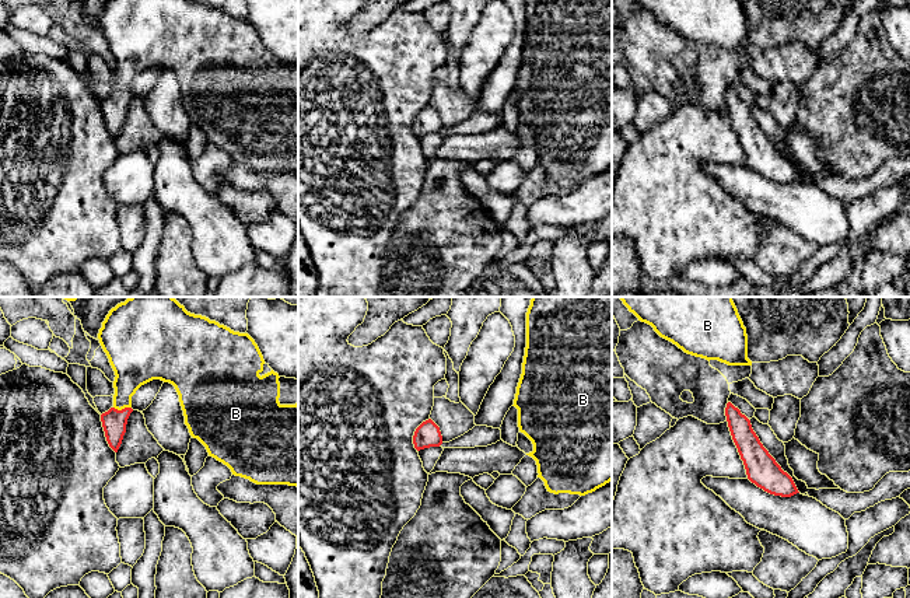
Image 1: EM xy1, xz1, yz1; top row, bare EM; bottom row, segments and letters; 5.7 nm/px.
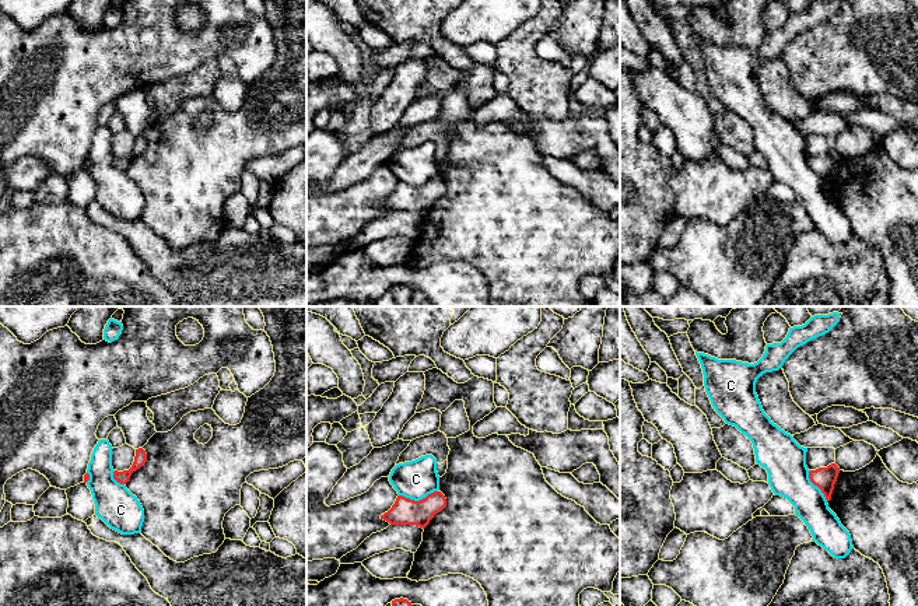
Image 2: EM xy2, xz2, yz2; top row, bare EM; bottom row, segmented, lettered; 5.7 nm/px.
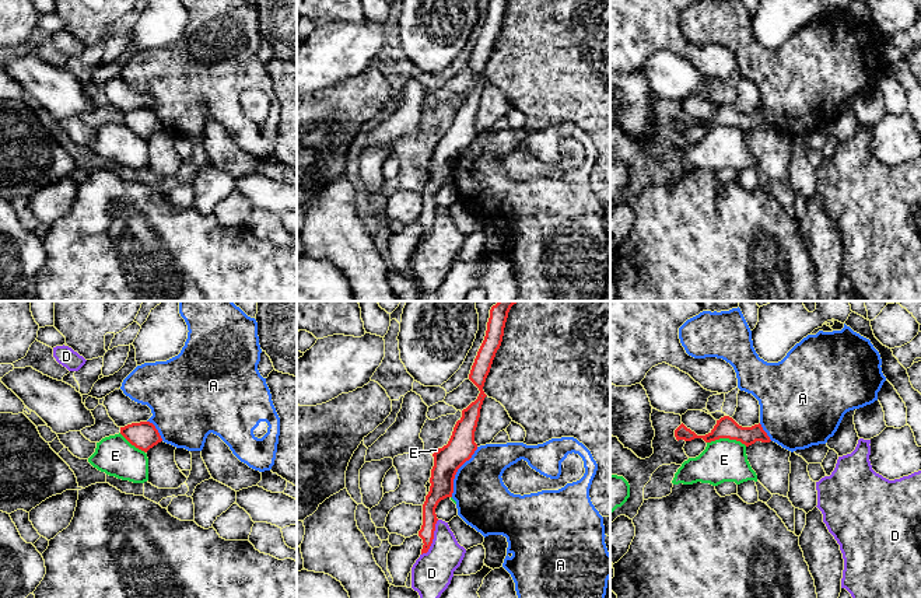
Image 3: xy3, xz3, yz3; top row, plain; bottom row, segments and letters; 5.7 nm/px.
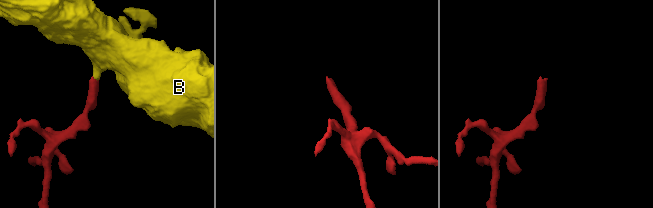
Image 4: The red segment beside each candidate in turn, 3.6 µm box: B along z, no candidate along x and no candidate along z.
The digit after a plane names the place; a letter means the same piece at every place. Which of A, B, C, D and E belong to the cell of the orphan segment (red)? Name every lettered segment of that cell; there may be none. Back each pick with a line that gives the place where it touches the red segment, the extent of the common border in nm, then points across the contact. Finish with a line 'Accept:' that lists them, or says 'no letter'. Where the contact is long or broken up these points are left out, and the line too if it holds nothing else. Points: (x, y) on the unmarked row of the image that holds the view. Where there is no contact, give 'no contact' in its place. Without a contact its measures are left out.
B: meets red in xy1 at (122, 95); contact 100 nm long; runs through xy1 (114, 108), (122, 95), (125, 70), (133, 53)
Accept: B

